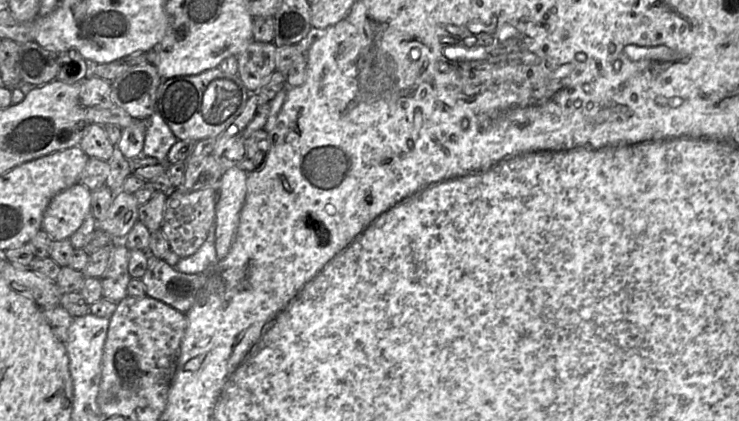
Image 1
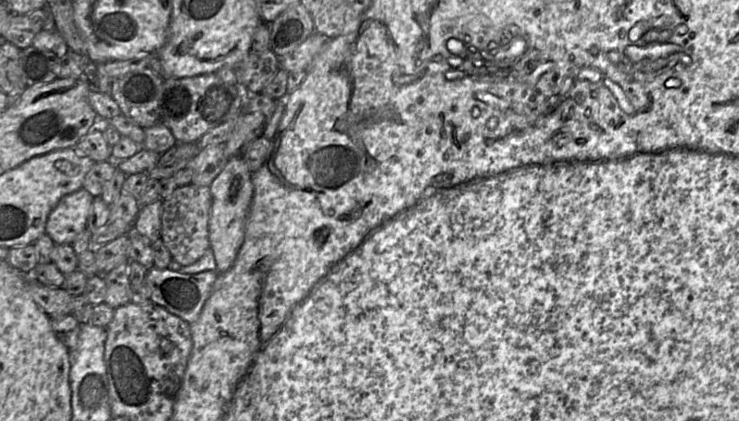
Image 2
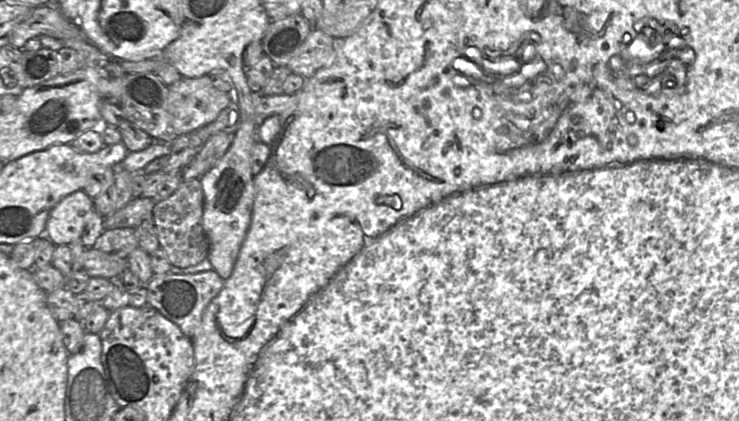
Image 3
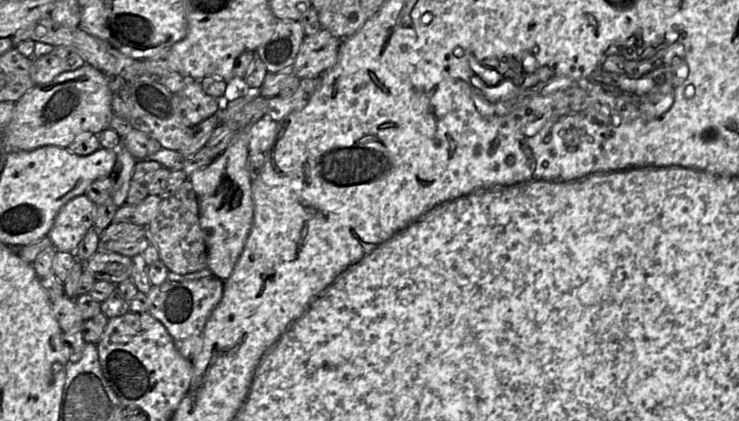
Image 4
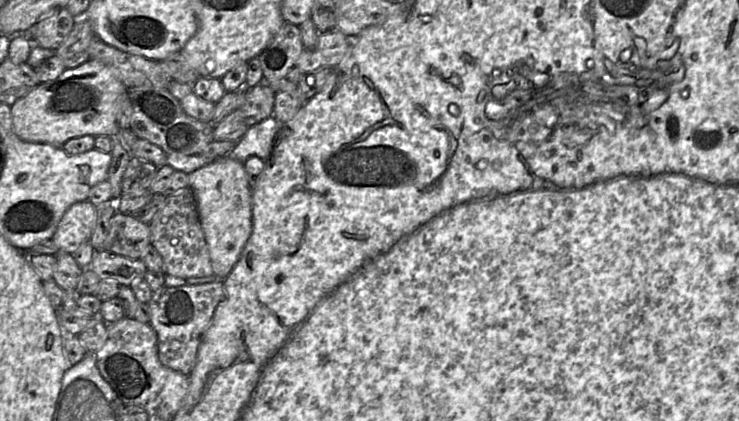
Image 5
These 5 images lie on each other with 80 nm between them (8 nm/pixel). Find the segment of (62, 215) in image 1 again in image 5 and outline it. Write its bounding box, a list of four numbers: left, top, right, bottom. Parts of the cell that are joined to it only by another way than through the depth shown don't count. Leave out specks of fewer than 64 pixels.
[52,200,96,253]

